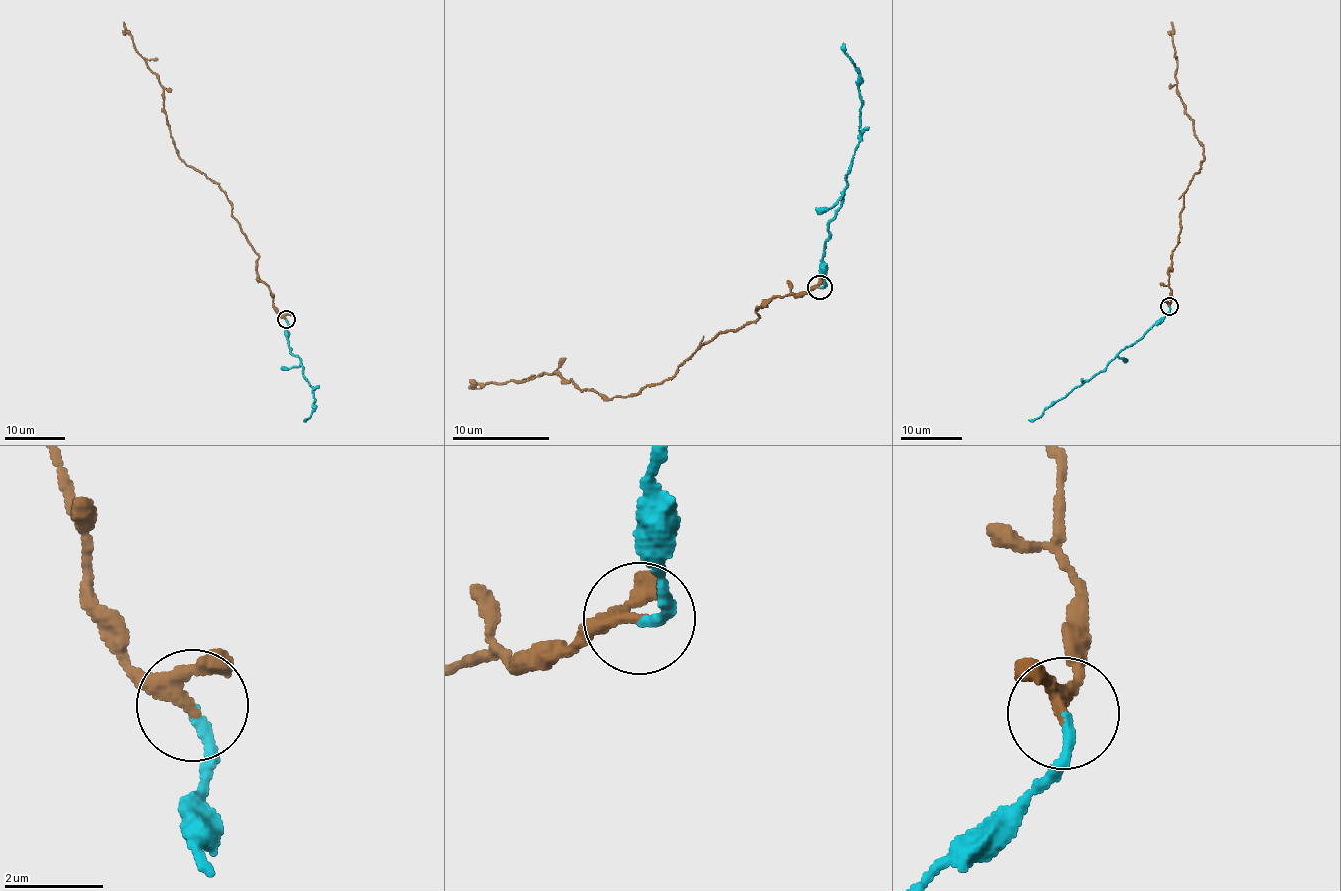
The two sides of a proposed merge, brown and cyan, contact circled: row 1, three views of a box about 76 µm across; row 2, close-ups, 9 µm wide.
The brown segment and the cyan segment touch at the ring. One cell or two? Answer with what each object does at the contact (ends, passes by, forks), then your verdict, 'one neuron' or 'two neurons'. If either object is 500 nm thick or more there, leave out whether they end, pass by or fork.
brown passes by; cyan ends there; one neuron

